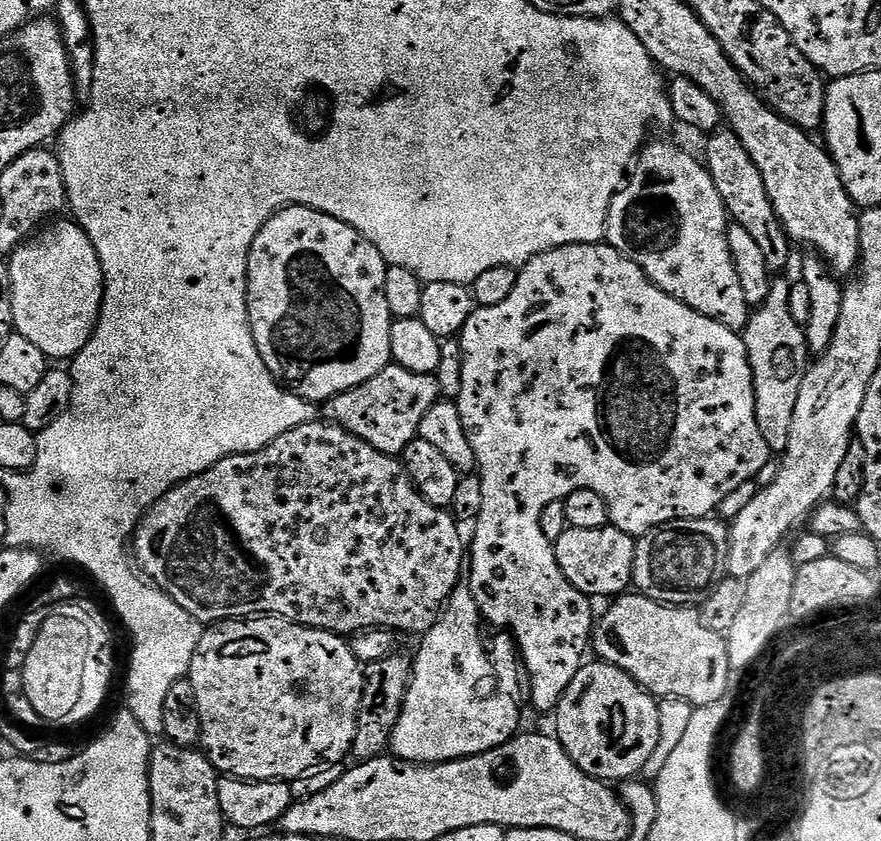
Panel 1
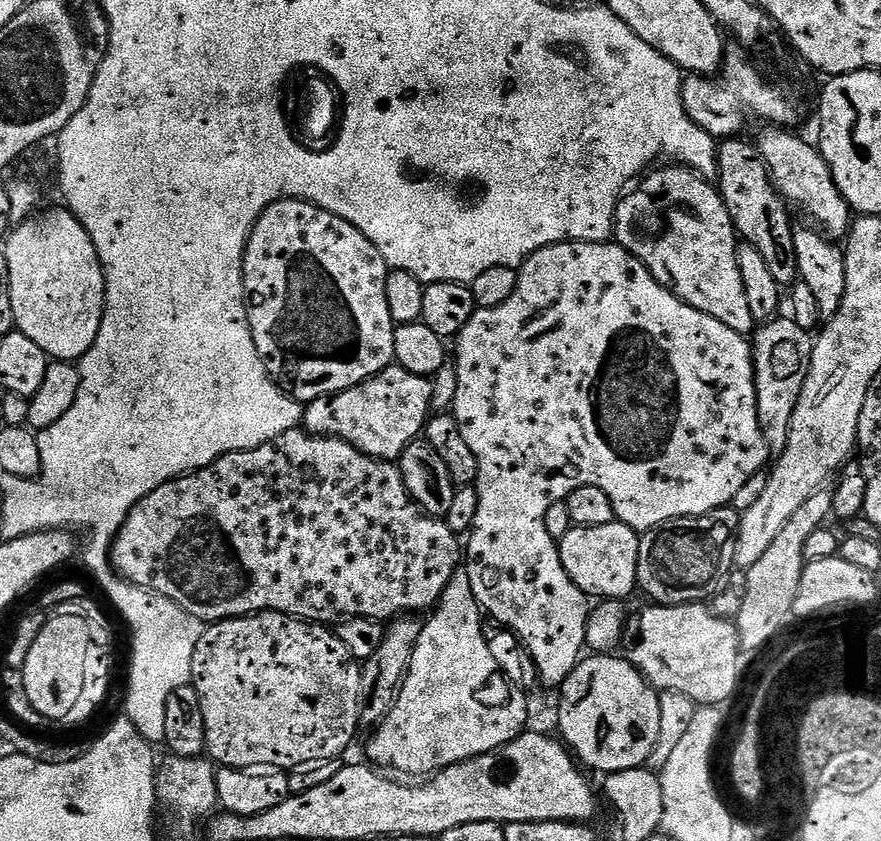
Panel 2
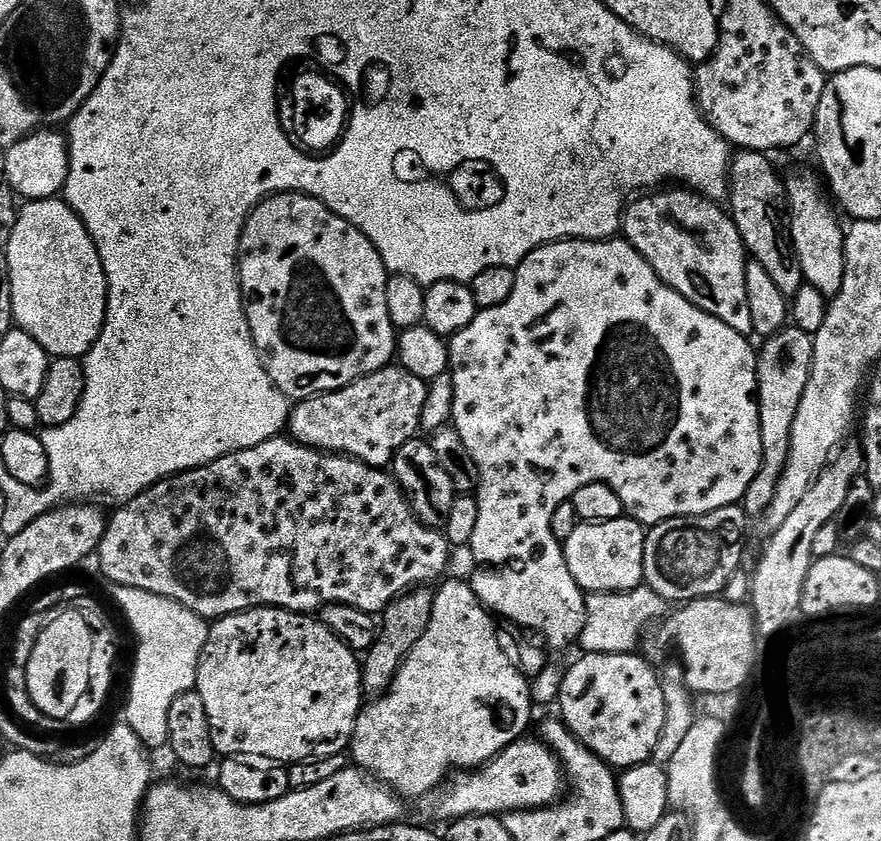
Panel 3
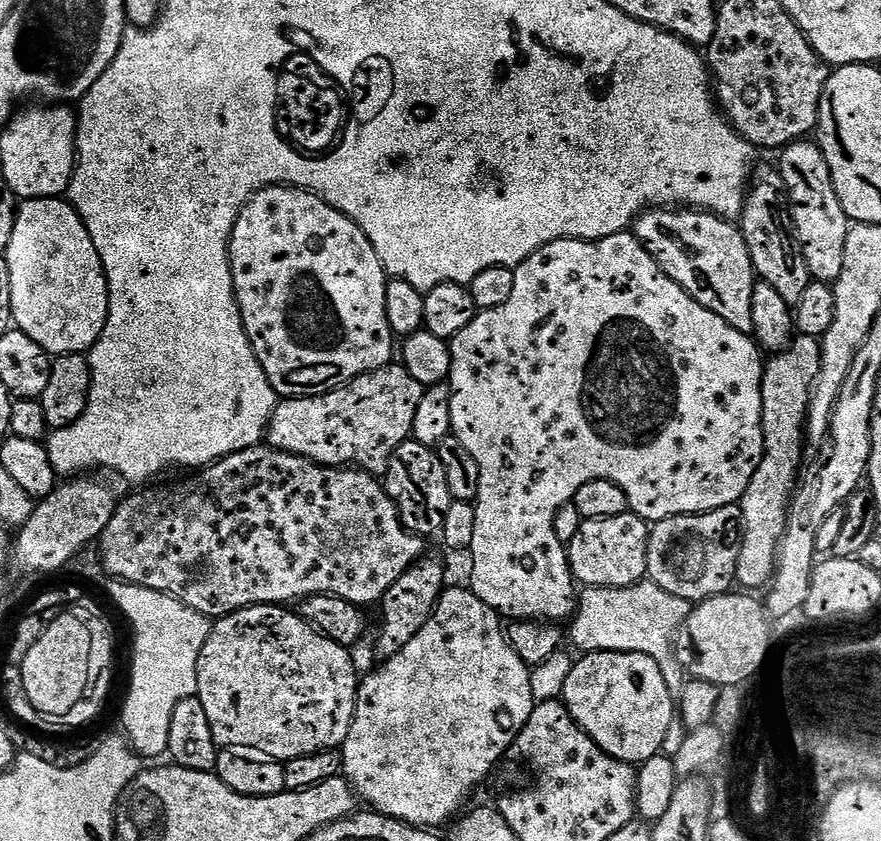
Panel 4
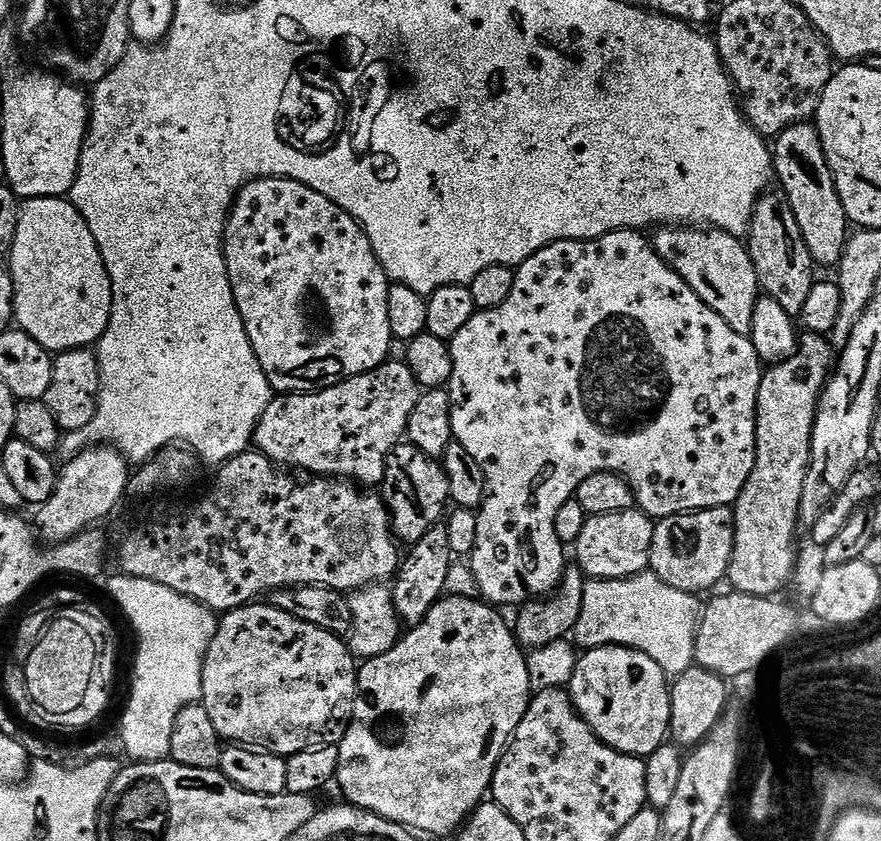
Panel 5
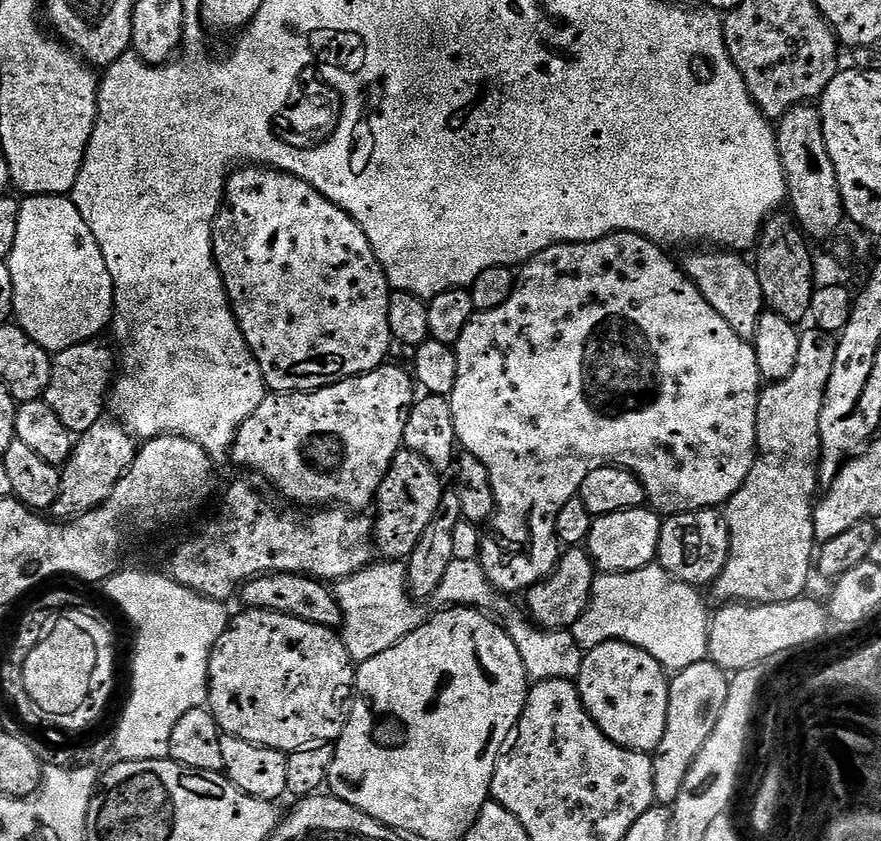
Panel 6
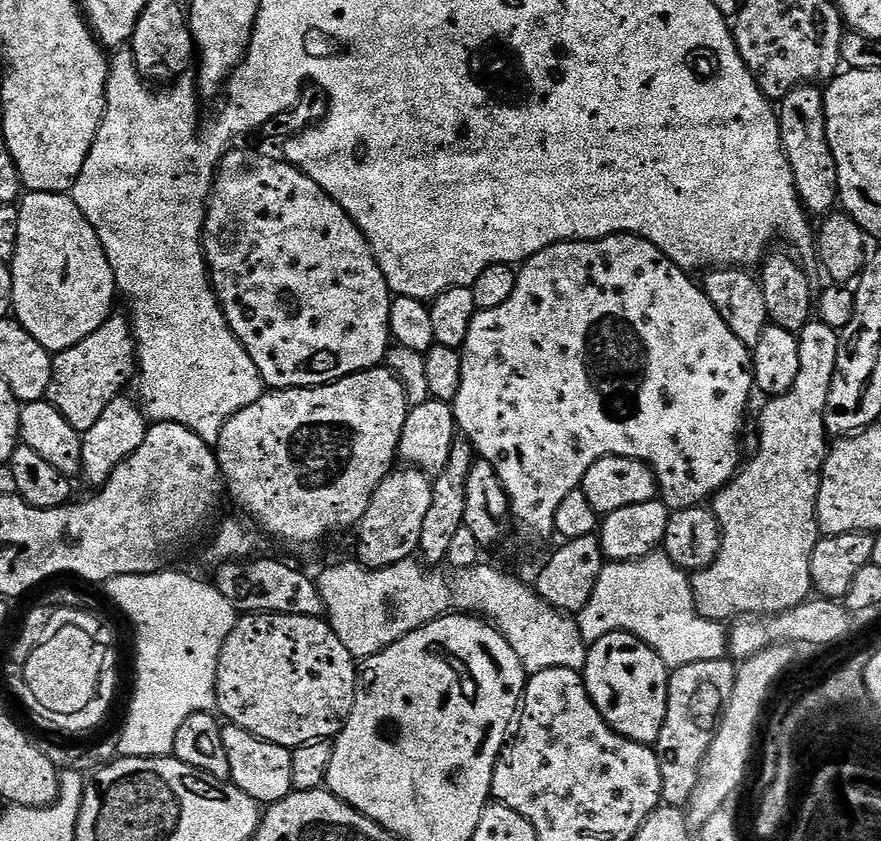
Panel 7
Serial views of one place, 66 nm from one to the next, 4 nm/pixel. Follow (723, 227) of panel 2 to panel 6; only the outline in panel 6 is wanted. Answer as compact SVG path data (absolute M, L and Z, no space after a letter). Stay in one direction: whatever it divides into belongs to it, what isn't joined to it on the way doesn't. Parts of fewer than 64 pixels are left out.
M696 250L682 267L689 278L696 283L702 298L730 322L730 330L743 340L752 342L756 339L758 322L766 311L762 285L758 282L758 274L751 263L744 261L743 255L727 250Z

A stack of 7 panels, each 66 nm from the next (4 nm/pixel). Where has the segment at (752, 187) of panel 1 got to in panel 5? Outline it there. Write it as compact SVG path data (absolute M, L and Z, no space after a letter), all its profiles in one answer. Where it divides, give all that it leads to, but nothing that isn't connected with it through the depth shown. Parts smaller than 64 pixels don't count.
M769 190L760 197L748 227L746 243L750 258L754 262L754 270L758 274L761 293L774 298L777 303L781 304L782 310L794 318L799 317L802 307L806 306L807 295L810 294L814 283L814 275L812 276L814 265L810 250L806 250L802 230L798 230L798 218L794 218L794 210L790 210L790 202L784 196L783 191Z

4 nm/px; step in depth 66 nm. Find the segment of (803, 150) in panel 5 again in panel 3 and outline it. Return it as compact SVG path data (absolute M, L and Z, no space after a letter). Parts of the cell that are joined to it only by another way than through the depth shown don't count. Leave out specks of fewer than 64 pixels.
M796 172L787 177L788 220L792 223L792 241L802 266L804 282L831 298L842 290L842 278L846 278L845 229L840 228L837 209L826 191L825 181L817 173L816 176L812 172Z

